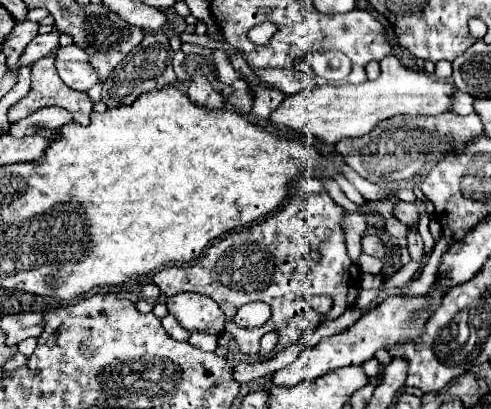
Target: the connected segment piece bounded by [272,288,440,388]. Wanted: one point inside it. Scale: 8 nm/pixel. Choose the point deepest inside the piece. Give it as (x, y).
(388, 324)

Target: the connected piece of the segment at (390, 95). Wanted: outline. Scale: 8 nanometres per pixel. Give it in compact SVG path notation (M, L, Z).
M388 56L380 62L382 74L374 82L364 84L338 84L338 86L314 86L284 98L284 102L270 114L270 122L278 130L298 132L308 140L334 146L344 138L356 138L368 134L378 122L396 114L442 114L452 104L456 86L444 80L432 80L422 72L412 72L398 62L396 56Z

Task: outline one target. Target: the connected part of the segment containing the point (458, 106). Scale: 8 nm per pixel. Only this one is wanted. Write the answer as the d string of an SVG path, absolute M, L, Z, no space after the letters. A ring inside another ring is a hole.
M457 91L453 96L453 104L449 111L458 115L468 115L474 112L474 96Z

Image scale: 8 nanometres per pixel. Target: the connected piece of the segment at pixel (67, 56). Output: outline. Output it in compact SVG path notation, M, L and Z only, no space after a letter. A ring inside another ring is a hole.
M72 44L72 46L66 46L66 48L58 48L56 50L56 60L78 60L78 62L88 62L88 54L80 48L80 46L76 46L76 44Z

